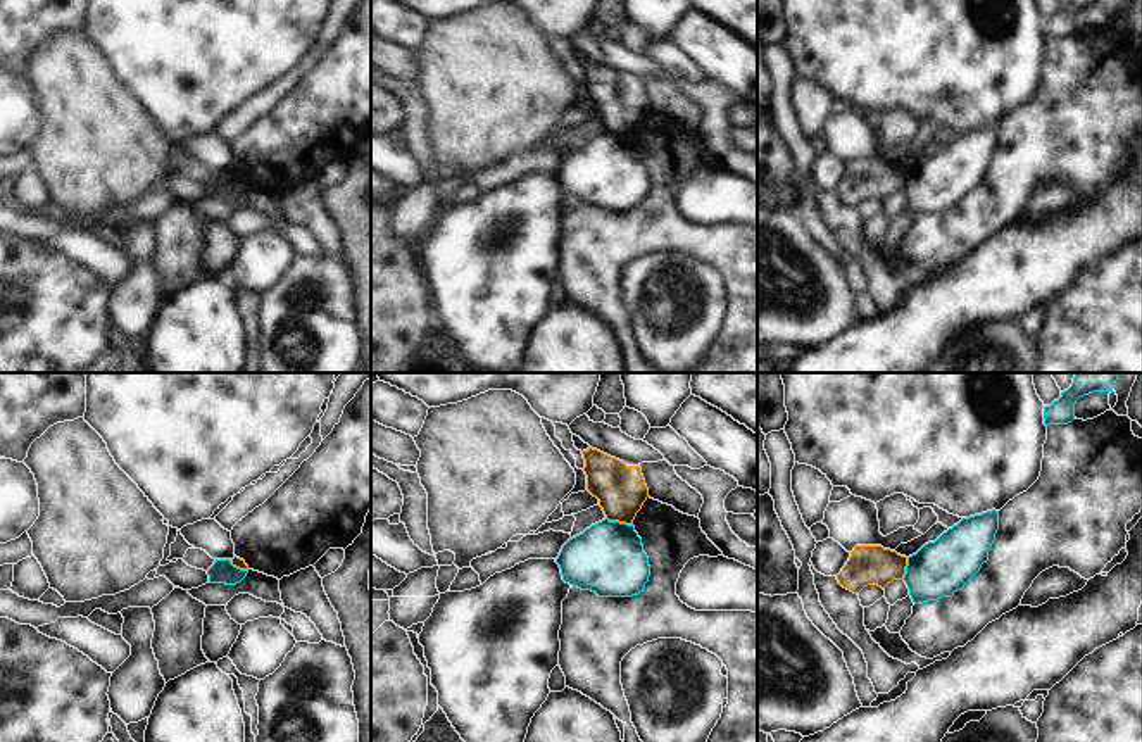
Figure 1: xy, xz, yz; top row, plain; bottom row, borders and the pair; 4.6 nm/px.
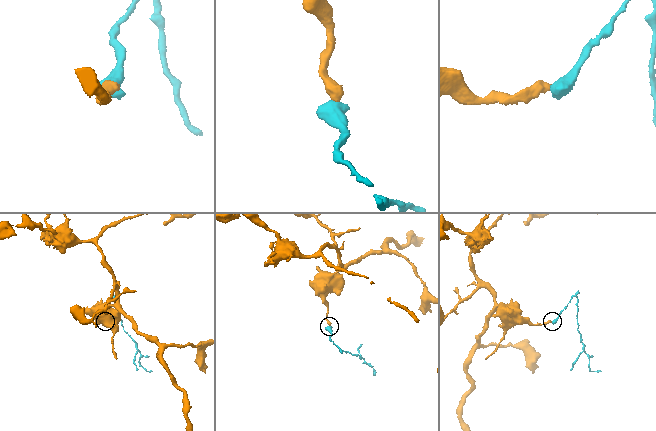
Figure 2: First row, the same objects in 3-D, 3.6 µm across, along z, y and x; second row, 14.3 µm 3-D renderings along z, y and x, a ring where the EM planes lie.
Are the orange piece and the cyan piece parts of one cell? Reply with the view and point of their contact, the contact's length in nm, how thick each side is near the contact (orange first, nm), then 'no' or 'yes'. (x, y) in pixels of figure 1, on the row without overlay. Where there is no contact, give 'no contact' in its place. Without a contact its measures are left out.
contact xz (620, 135); length 130 nm; calibres 240 and 340 nm; no

